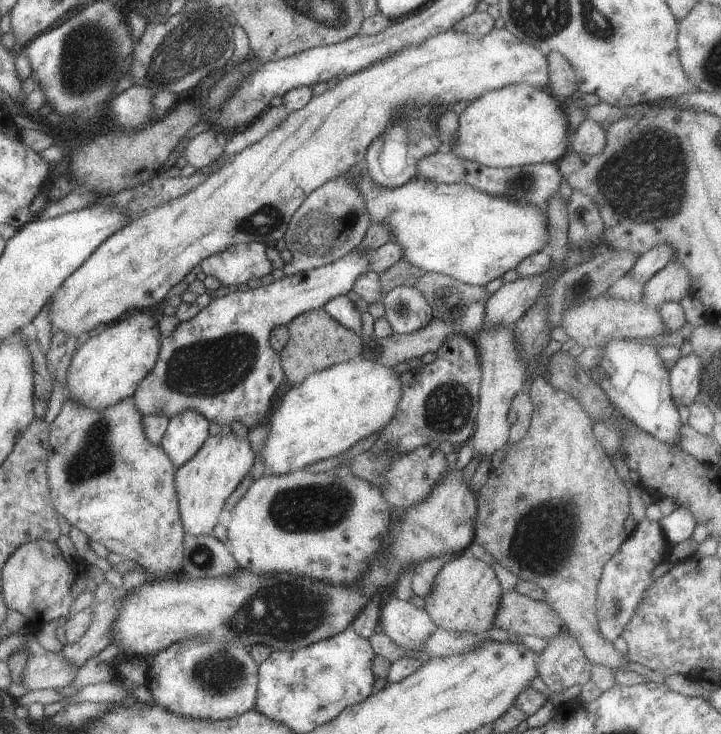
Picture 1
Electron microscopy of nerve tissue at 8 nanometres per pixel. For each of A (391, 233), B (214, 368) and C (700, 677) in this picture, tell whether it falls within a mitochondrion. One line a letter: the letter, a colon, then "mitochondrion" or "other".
A: other
B: mitochondrion
C: other

